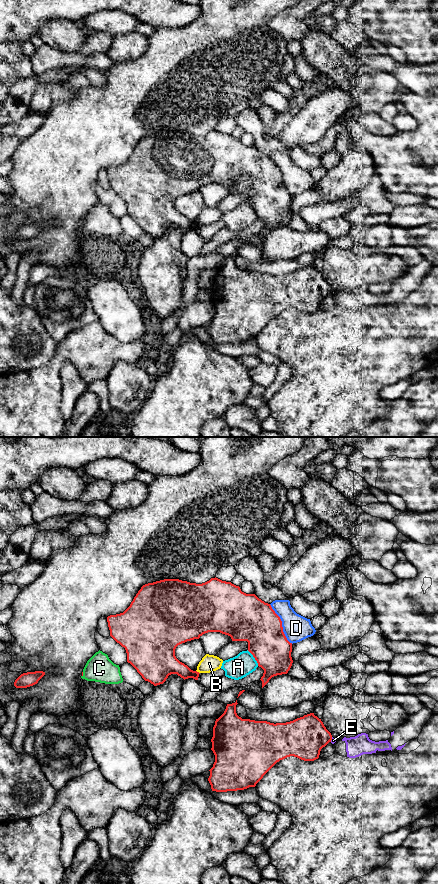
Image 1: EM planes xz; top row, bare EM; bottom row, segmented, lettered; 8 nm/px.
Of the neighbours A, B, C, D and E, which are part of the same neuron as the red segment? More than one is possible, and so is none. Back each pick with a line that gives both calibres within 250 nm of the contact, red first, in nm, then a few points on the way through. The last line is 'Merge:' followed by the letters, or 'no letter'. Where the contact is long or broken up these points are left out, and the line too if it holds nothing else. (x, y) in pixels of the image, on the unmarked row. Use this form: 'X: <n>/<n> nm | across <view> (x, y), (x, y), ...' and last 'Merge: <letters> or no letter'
C: 20/220 nm
Merge: C

